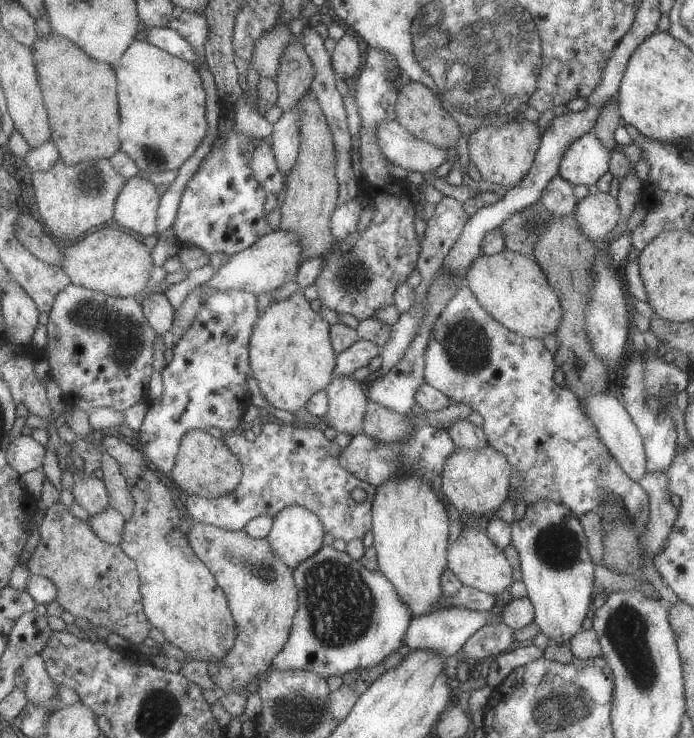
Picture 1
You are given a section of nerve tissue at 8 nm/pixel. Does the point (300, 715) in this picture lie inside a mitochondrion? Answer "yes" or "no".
yes

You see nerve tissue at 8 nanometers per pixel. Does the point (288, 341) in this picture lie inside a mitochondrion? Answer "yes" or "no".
no

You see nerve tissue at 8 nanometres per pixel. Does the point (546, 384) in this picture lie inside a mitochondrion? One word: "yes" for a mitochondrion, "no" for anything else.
no

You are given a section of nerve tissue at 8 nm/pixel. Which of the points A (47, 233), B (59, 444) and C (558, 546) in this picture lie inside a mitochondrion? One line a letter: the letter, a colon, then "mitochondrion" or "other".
A: other
B: other
C: mitochondrion

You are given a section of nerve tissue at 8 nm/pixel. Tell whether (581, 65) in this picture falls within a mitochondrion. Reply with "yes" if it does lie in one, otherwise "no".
no

